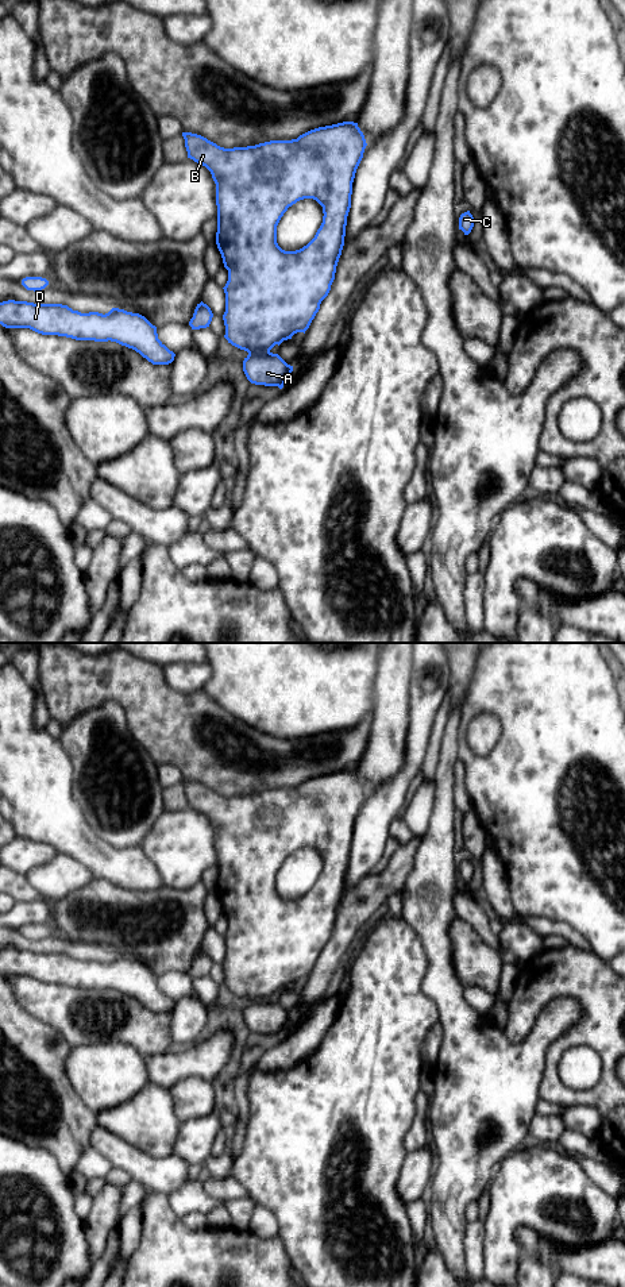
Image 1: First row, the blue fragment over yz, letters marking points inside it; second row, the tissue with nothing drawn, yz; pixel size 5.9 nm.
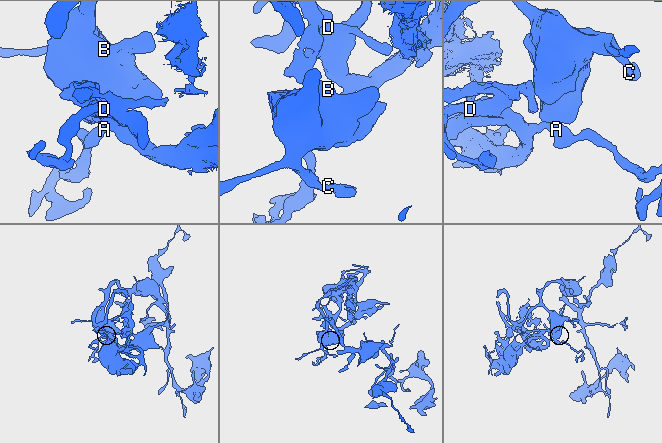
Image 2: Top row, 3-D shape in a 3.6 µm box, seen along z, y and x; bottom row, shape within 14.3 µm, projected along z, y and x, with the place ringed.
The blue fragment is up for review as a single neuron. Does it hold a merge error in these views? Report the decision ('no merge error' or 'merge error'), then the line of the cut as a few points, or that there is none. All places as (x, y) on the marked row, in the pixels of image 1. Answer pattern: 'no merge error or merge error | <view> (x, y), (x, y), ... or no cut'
no merge error | no cut

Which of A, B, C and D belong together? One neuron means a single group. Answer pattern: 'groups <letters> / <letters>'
groups A B C D

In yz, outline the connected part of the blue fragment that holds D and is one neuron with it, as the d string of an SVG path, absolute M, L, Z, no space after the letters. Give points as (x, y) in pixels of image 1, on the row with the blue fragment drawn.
M8 300L0 303L0 324L76 340L116 342L135 350L153 365L169 365L175 357L158 339L157 327L144 316L119 308L105 315L81 313L62 304Z

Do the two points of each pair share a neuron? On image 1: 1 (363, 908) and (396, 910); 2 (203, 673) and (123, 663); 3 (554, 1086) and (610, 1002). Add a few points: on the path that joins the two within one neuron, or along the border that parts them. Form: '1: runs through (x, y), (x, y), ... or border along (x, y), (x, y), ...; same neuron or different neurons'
1: border along (400, 890), (393, 893), (386, 901); different neurons
2: border along (162, 669), (166, 682), (184, 693); different neurons
3: runs through (551, 1064), (554, 1054), (589, 1024); same neuron

